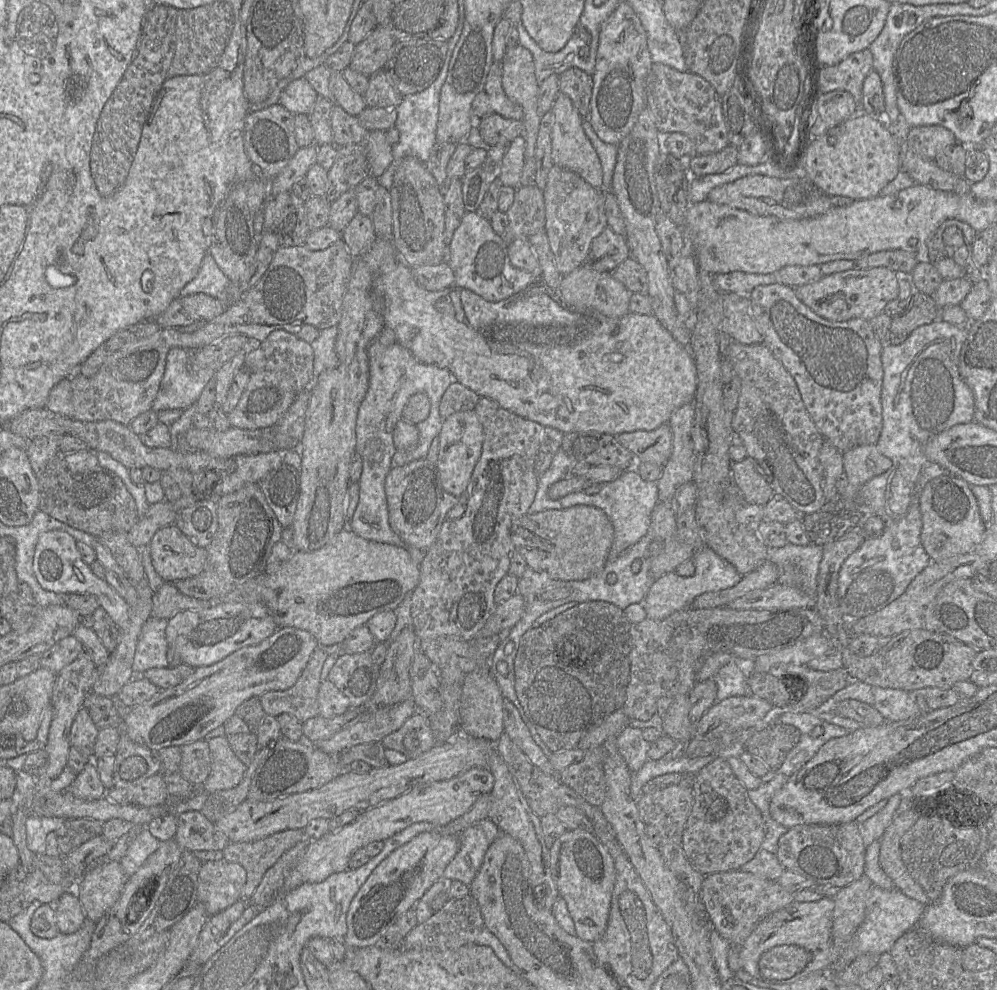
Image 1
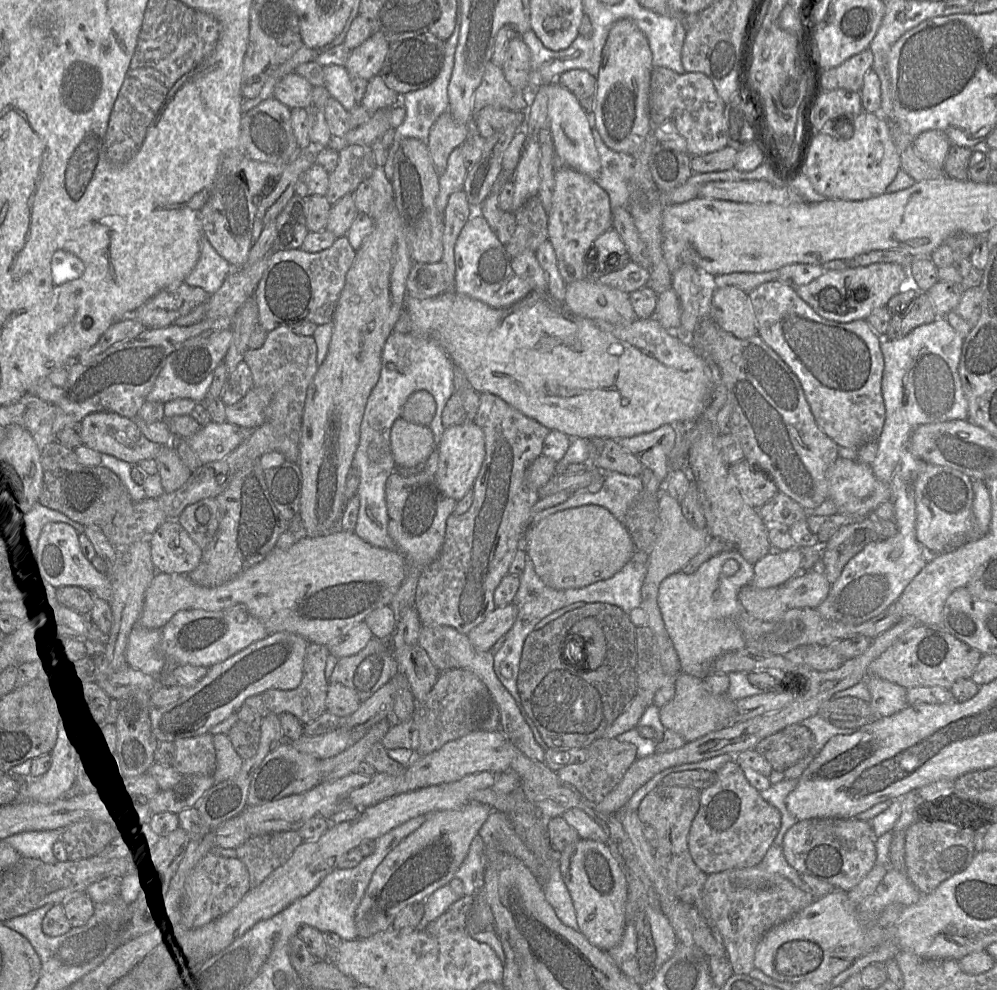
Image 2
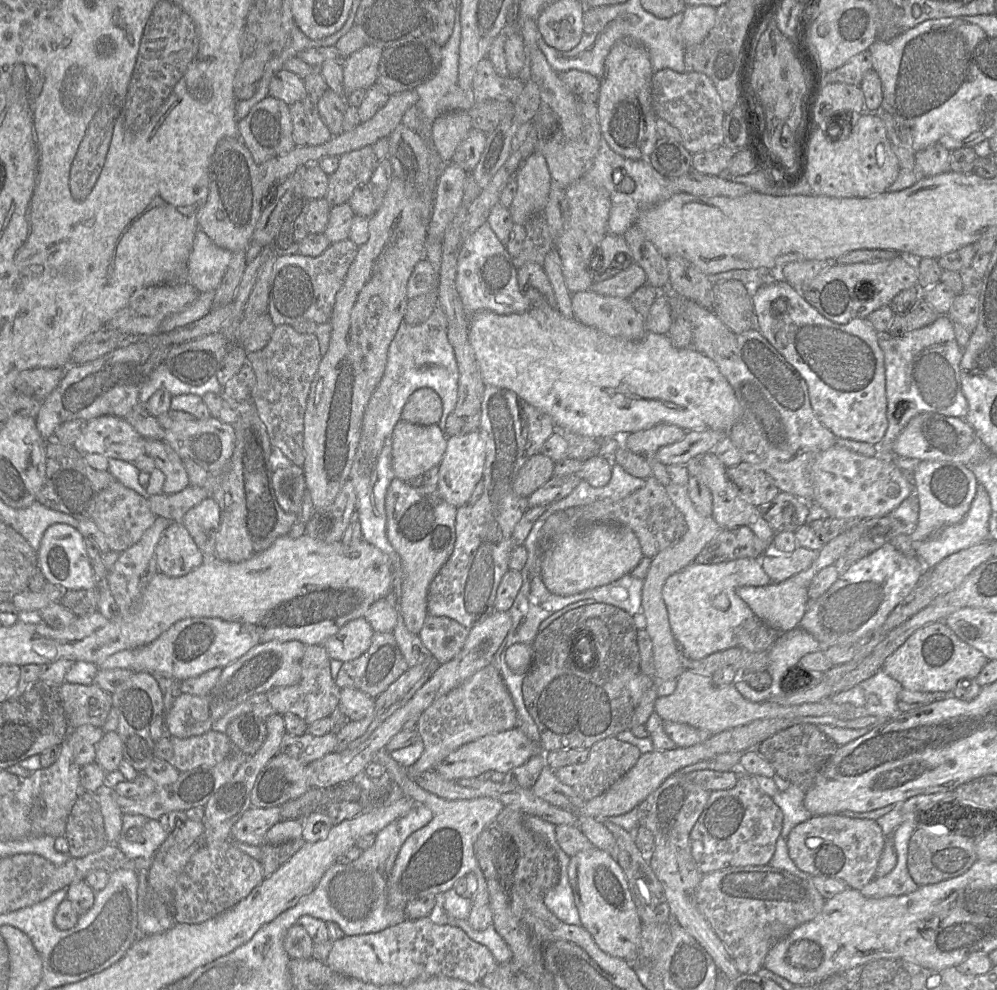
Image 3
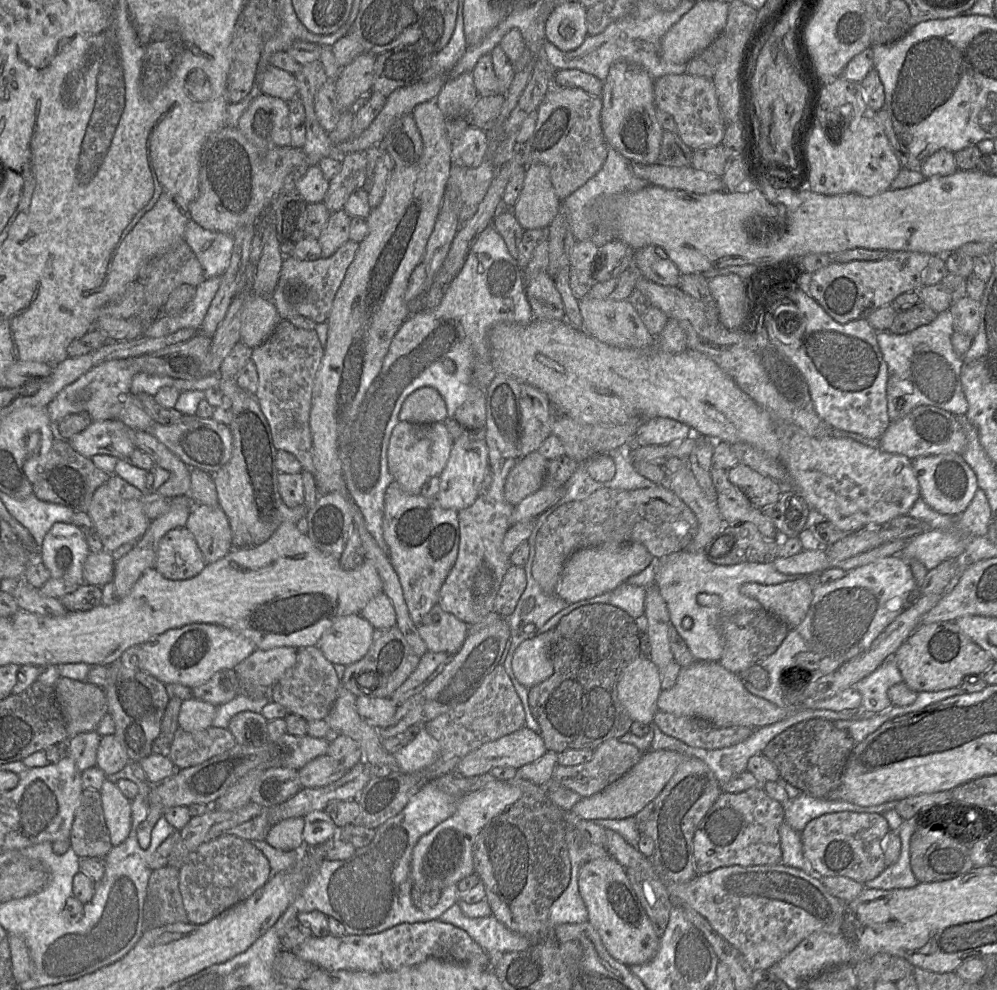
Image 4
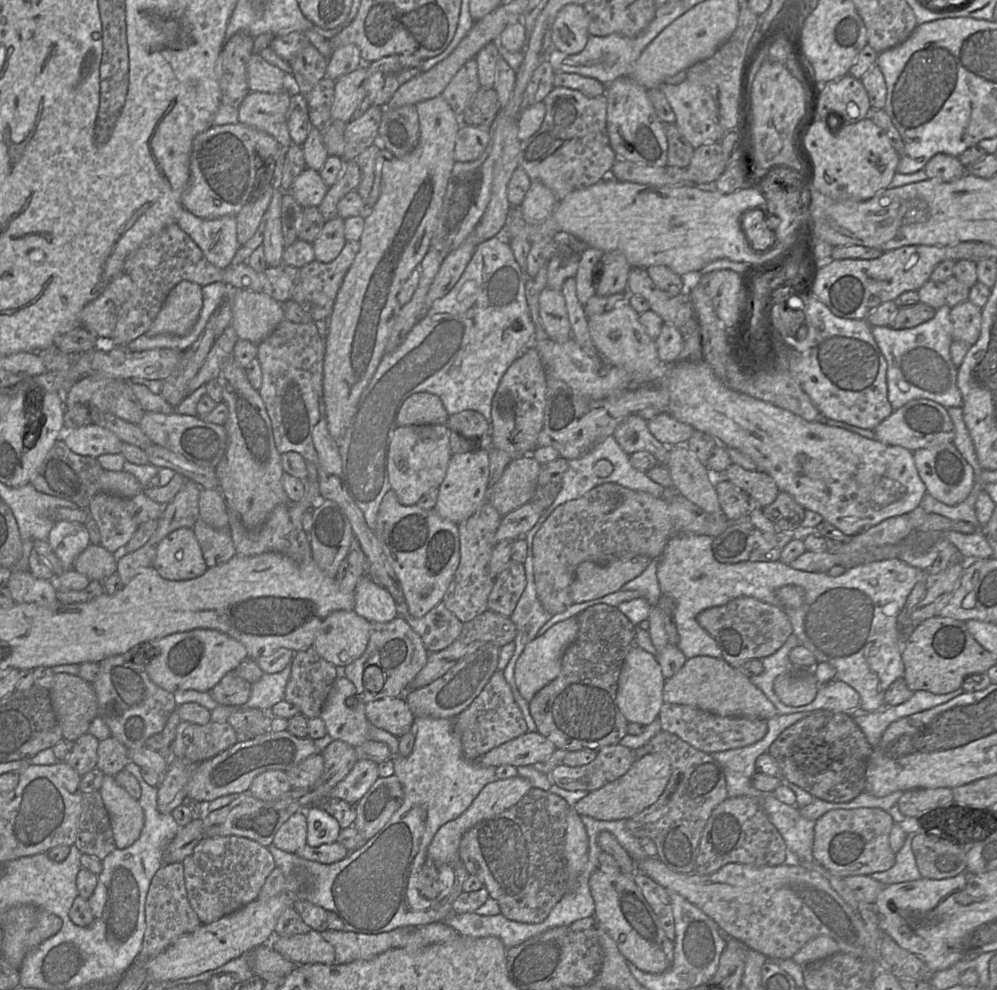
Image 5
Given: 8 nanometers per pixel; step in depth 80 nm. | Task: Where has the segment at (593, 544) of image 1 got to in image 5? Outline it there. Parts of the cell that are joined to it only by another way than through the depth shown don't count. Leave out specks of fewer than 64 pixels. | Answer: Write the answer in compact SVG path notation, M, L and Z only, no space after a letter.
M637 555L606 564L582 562L571 584L571 598L574 603L581 603L619 591L625 583L639 576L650 561L647 556Z

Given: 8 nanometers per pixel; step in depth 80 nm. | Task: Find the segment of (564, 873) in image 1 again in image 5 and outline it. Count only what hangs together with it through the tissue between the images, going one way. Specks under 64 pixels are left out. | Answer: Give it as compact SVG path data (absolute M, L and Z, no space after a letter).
M597 868L590 875L588 884L595 904L594 916L615 941L627 962L647 973L659 974L668 970L673 961L674 944L632 877Z

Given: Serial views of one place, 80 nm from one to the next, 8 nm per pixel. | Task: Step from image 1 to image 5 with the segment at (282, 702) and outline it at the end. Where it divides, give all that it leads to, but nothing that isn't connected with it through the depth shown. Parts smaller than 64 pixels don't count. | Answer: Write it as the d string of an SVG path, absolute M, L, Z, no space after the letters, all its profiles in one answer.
M312 646L296 651L283 699L296 705L307 719L319 717L336 679L336 666L322 658Z

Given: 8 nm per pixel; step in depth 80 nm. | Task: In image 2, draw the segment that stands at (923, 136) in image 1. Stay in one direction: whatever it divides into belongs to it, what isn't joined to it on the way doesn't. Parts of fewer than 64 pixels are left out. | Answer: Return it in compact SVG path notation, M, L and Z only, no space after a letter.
M927 130L913 140L916 154L931 167L943 169L943 164L951 147L948 137L940 130Z

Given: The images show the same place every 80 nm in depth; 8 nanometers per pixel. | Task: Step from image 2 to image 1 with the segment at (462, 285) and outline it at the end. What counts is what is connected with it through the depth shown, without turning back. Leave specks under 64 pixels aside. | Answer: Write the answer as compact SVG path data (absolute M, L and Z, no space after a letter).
M478 211L467 212L464 215L454 232L449 248L449 264L455 274L455 285L471 290L487 301L499 302L507 299L537 279L531 273L511 264L507 245L493 230L489 220Z

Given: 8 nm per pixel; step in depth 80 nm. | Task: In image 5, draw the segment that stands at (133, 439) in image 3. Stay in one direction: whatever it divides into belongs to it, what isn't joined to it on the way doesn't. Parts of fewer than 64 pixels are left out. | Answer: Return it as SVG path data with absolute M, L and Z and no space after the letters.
M99 423L64 431L62 439L74 453L93 458L118 454L123 443L115 433Z

